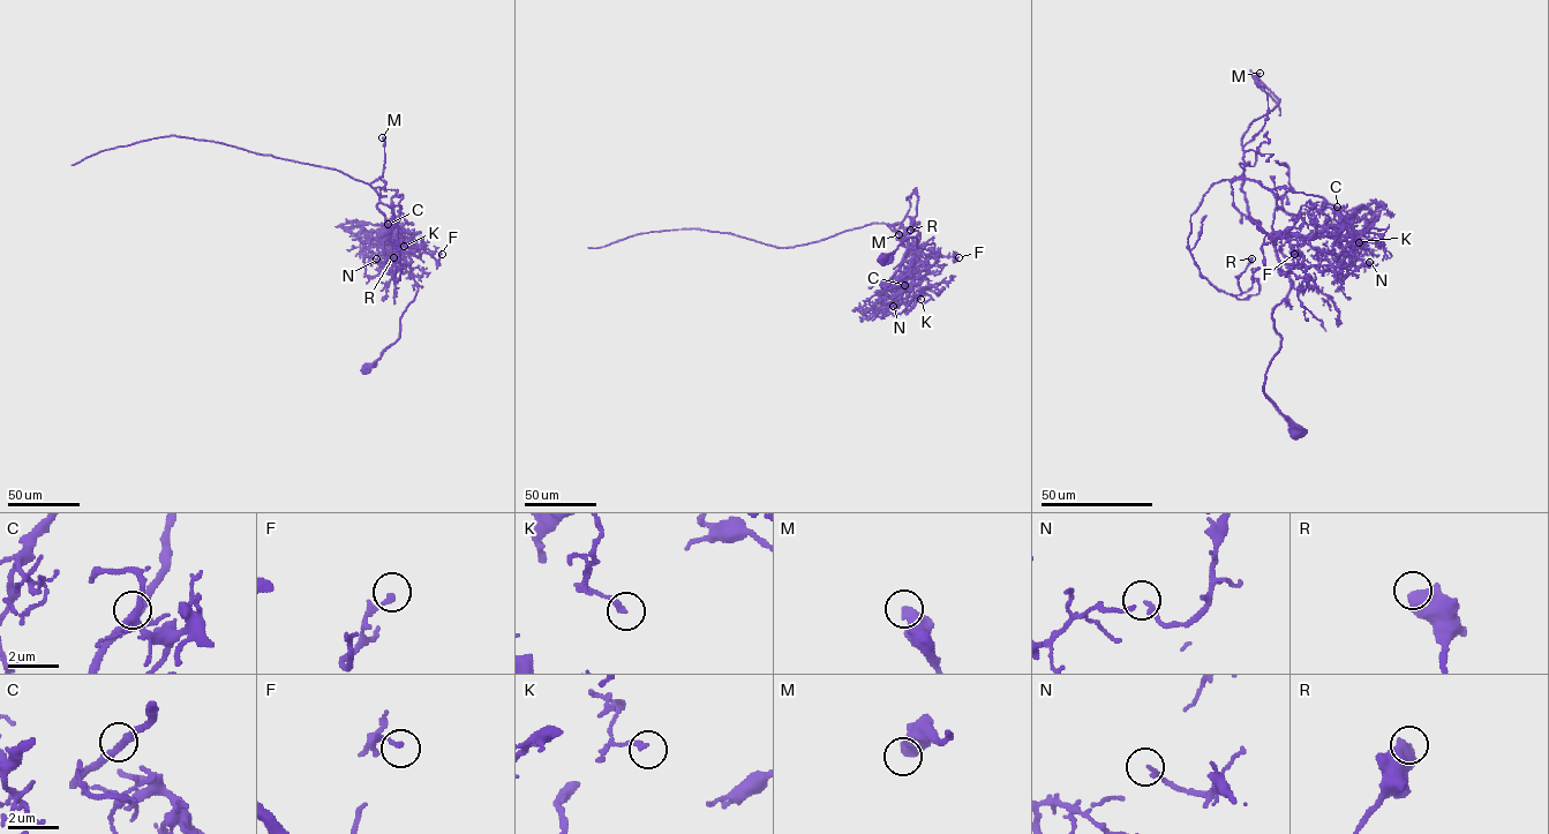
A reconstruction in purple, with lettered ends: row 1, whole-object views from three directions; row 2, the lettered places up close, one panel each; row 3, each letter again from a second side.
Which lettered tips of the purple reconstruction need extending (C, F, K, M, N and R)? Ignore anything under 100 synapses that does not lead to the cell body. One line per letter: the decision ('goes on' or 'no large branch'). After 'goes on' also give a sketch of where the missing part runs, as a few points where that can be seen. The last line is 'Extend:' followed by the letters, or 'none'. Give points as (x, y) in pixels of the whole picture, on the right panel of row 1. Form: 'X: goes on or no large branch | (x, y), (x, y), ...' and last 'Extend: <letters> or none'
C: no large branch
F: no large branch
K: no large branch
M: no large branch
N: no large branch
R: no large branch
Extend: none

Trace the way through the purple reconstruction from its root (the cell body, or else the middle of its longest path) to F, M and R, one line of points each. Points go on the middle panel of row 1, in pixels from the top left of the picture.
F: (884, 258), (910, 238), (919, 248), (934, 243), (931, 253), (920, 254), (908, 245), (959, 257)
M: (884, 258), (908, 238), (934, 248), (927, 255), (908, 248), (907, 228), (887, 224), (899, 234)
R: (884, 258), (908, 238), (934, 248), (924, 255), (908, 248), (920, 238), (907, 215), (915, 189), (910, 230)

